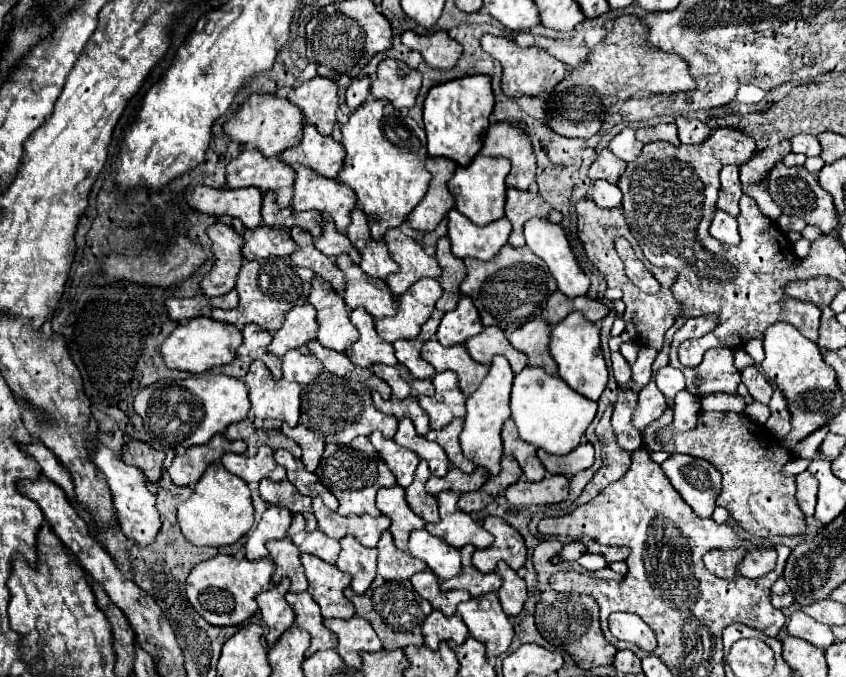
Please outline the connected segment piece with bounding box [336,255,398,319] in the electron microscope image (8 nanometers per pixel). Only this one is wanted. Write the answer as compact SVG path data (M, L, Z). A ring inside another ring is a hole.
M338 255L336 257L338 269L346 277L346 289L344 289L344 303L354 309L354 307L364 307L374 319L394 315L396 307L396 297L390 293L386 283L382 279L372 279L368 277L360 265L352 263L348 255Z

